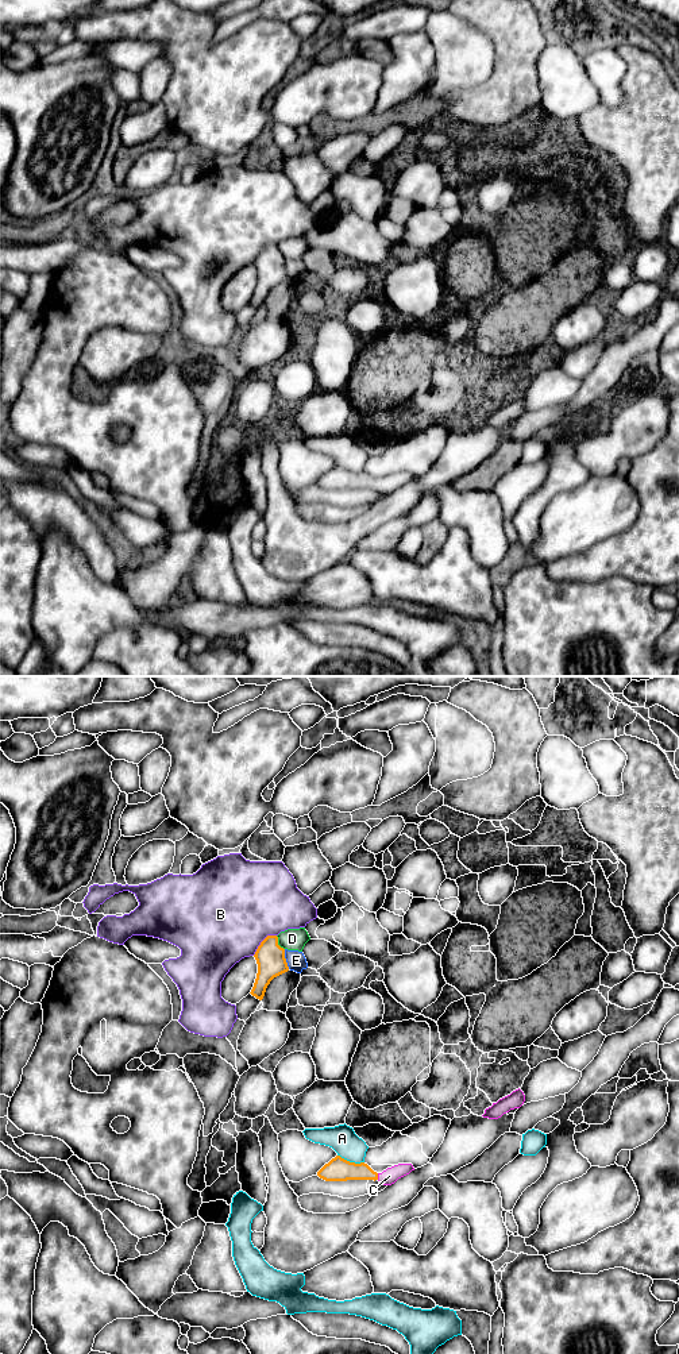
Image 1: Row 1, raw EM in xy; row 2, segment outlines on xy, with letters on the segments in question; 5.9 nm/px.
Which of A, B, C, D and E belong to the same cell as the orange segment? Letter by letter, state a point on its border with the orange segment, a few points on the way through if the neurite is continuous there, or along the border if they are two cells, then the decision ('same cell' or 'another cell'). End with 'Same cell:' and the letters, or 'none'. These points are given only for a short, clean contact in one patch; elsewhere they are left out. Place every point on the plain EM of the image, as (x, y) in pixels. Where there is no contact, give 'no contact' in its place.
A: meets orange in xy at (351, 471); another cell
B: meets orange in xy at (262, 250); another cell
C: meets orange in xy at (377, 485); runs through xy (338, 478), (362, 479), (377, 485), (389, 485); same cell
D: meets orange in xy at (277, 251); border along xy (276, 245), (277, 251), (284, 258); another cell
E: meets orange in xy at (285, 267); border along xy (284, 258), (284, 266), (289, 277); another cell
Same cell: C

